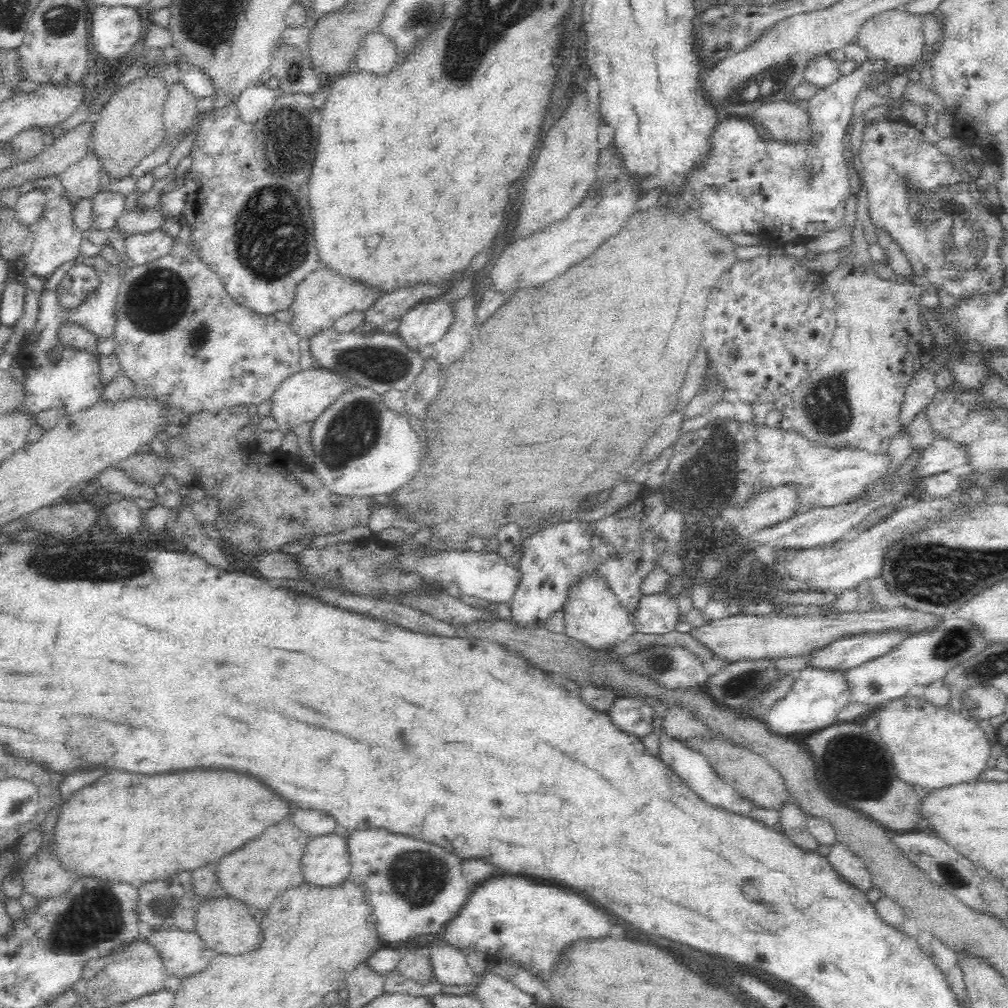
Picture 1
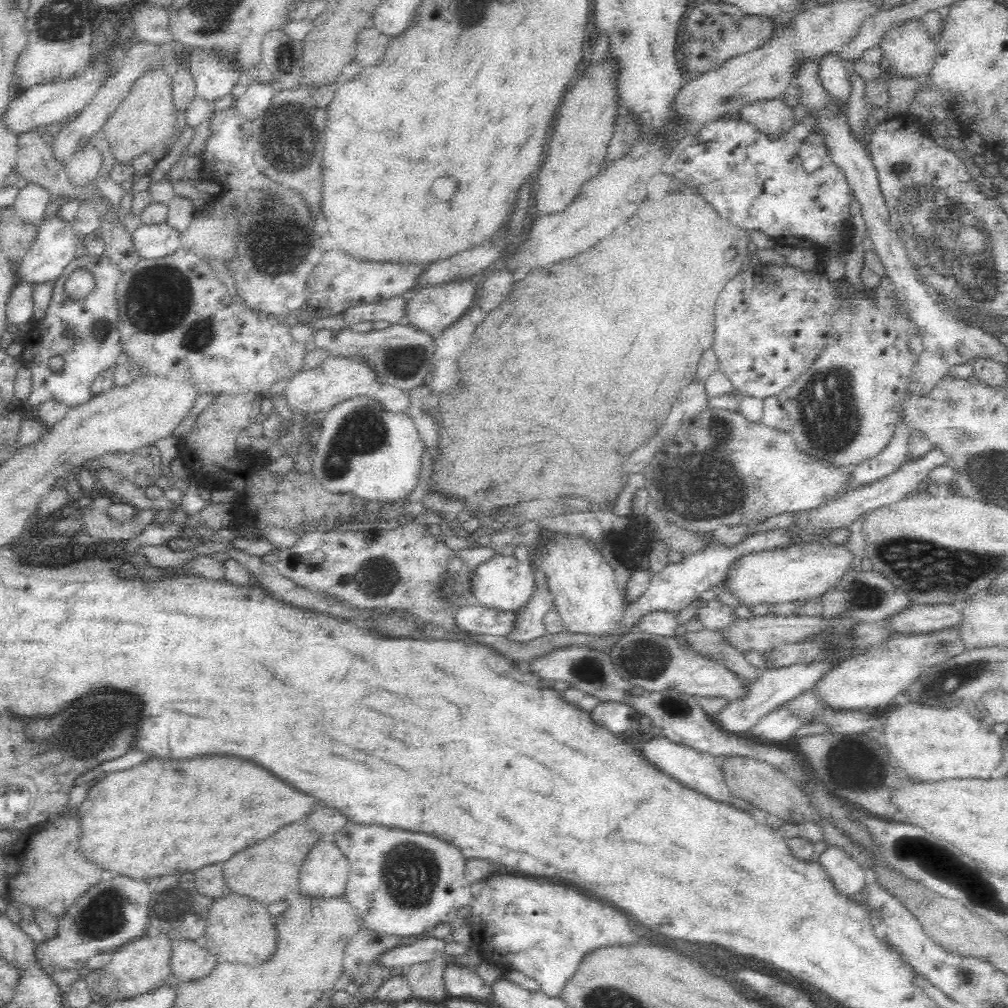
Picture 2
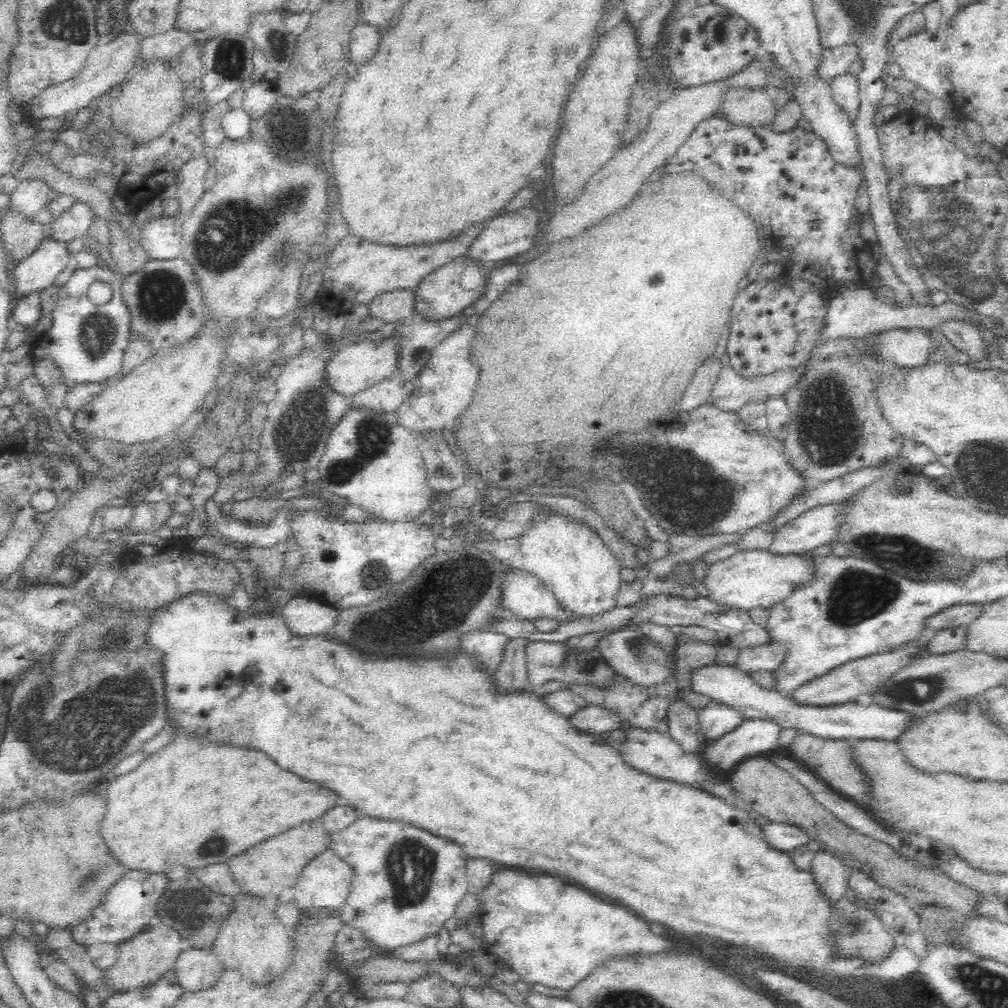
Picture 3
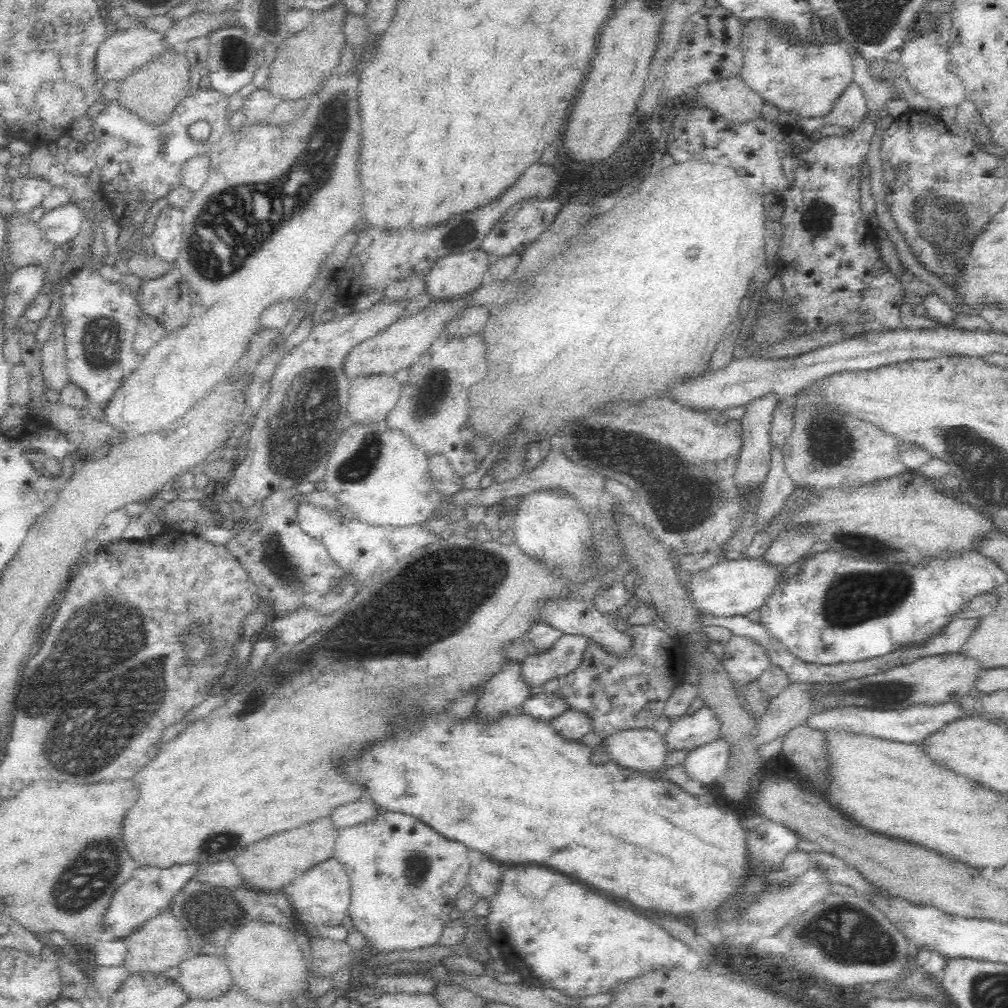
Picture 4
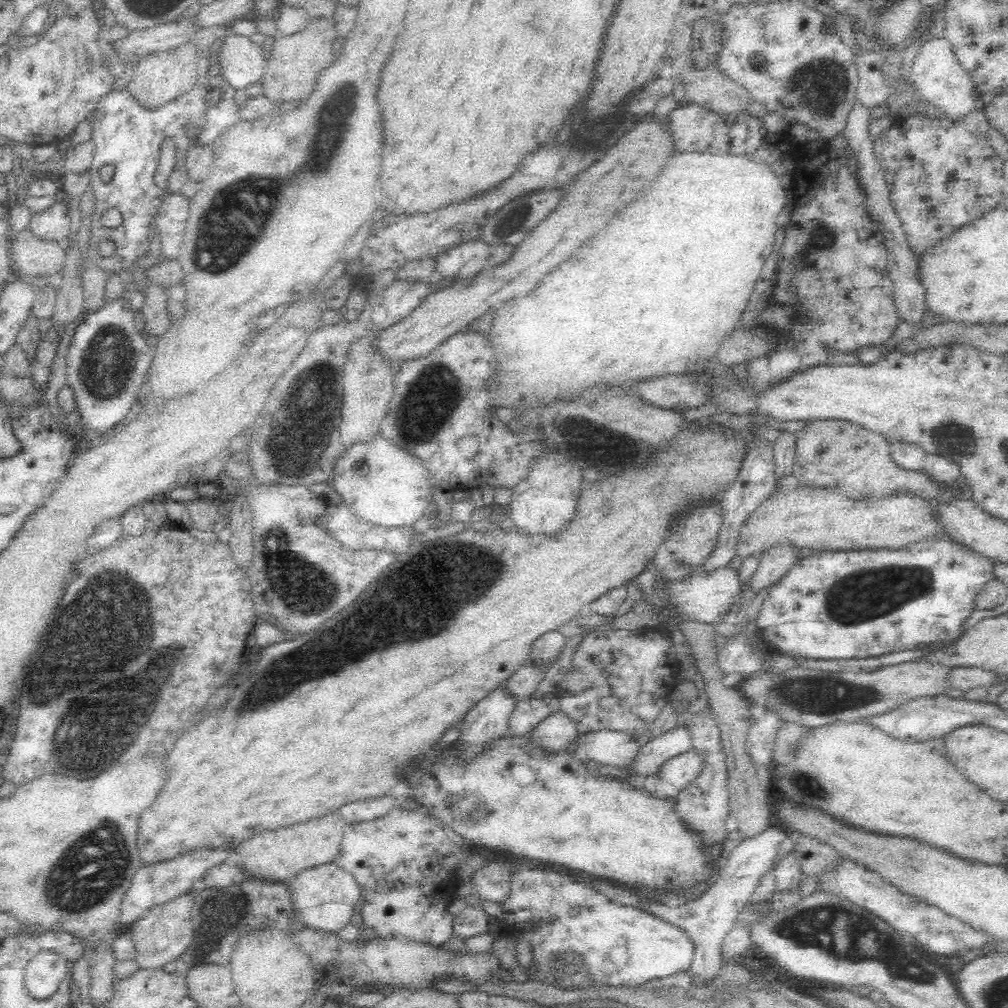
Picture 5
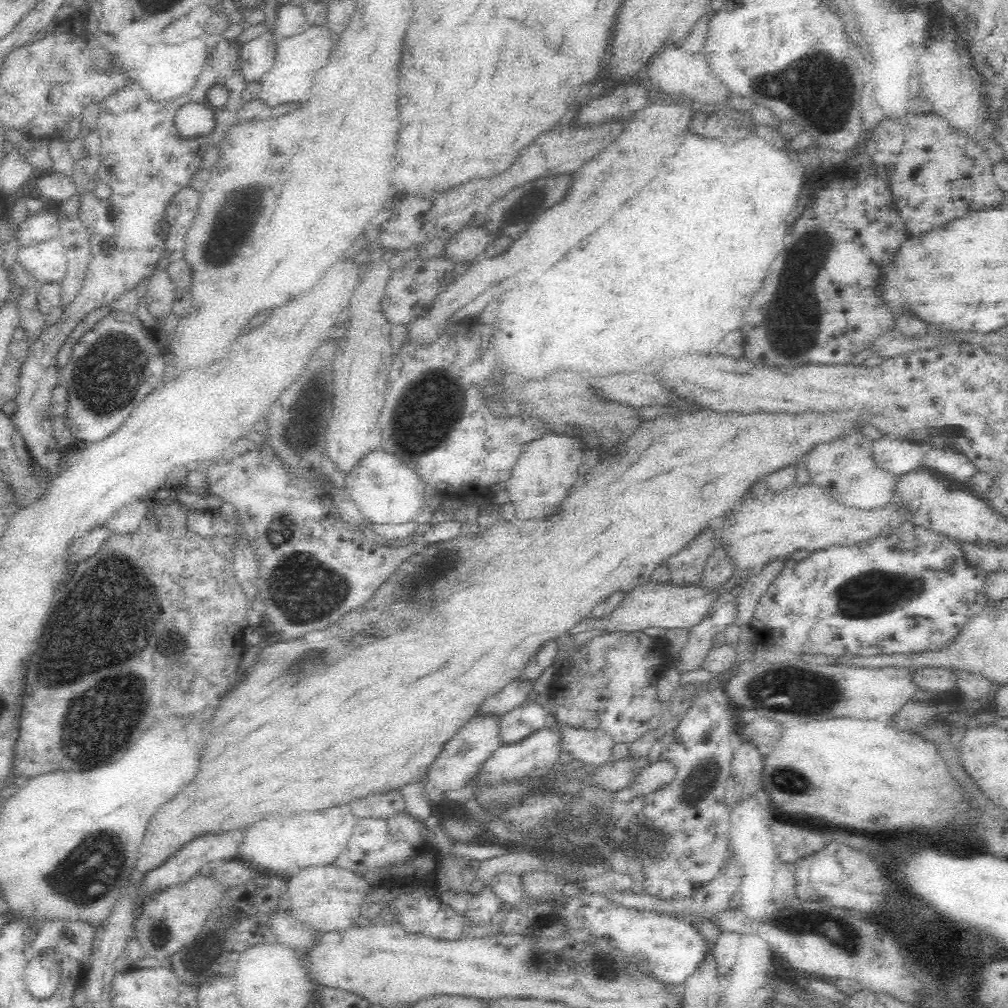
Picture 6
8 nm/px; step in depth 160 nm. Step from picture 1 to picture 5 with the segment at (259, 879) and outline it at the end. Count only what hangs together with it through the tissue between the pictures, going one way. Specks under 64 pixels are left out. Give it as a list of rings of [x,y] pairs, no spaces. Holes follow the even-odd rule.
[[[328,814],[292,826],[262,830],[256,836],[244,840],[240,846],[236,846],[236,852],[240,856],[242,868],[246,868],[248,874],[258,879],[286,881],[288,876],[304,868],[332,863],[341,852],[344,830],[346,830],[346,822],[342,814]]]

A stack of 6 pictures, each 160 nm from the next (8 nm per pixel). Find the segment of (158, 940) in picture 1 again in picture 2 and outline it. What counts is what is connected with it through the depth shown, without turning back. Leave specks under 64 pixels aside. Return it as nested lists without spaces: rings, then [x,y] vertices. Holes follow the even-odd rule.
[[[191,940],[173,942],[171,962],[171,970],[180,980],[198,980],[216,968],[216,956]]]

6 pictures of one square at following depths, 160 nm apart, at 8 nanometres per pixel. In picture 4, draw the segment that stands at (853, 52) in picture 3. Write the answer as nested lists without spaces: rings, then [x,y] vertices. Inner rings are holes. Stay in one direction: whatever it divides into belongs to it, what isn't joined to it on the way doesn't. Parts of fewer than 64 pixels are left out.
[[[754,16],[754,17],[739,17],[738,18],[738,44],[742,49],[742,66],[739,68],[738,76],[746,83],[746,86],[752,89],[764,104],[773,104],[777,106],[779,111],[796,115],[798,119],[801,118],[824,118],[830,111],[833,110],[834,105],[842,98],[842,93],[853,82],[853,62],[850,51],[843,43],[826,42],[819,44],[815,41],[816,34],[811,33],[811,28],[799,28],[797,24],[793,24],[793,20],[781,20],[780,16]]]

